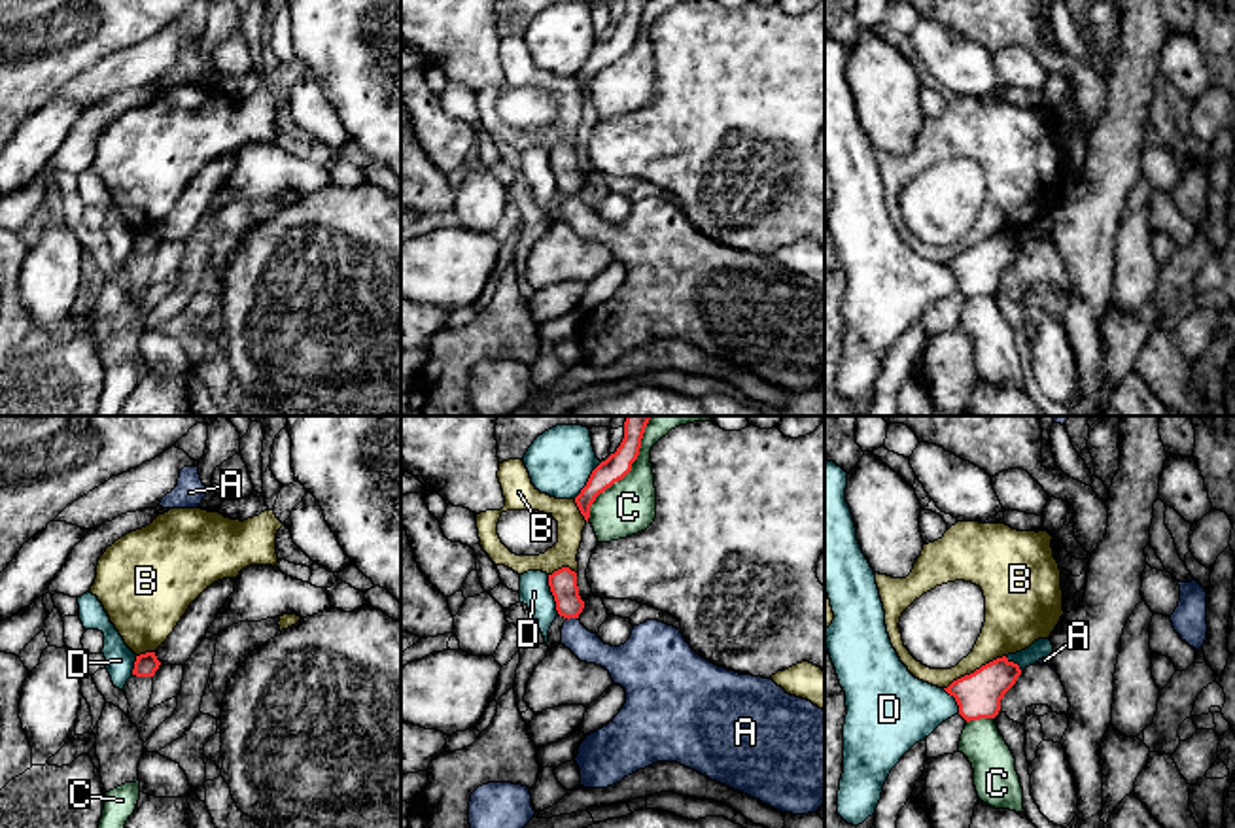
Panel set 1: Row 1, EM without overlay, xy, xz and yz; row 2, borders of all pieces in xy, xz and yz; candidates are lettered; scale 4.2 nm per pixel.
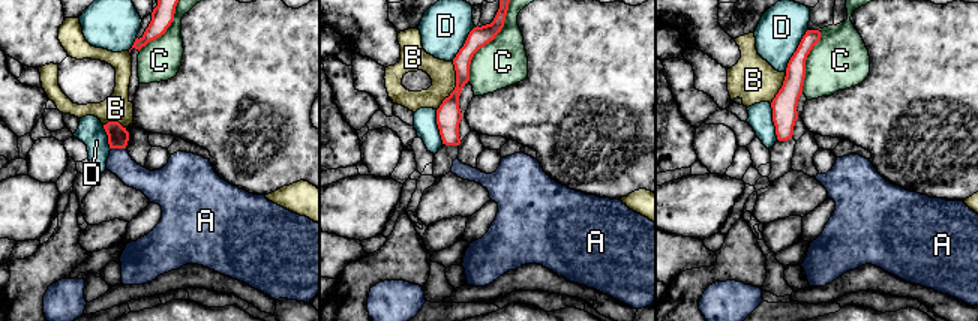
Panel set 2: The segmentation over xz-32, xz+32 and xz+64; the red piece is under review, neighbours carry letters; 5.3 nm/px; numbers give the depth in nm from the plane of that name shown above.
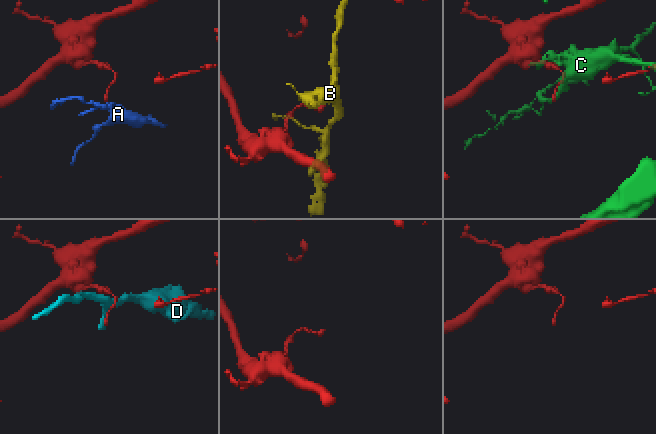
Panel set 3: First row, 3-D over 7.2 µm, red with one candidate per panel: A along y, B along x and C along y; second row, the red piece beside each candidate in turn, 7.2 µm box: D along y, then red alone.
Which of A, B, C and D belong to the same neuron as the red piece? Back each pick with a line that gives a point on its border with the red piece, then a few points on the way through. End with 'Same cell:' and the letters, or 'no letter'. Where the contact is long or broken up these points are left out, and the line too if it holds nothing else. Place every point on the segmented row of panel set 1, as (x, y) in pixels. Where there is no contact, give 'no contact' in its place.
Same cell: no letter

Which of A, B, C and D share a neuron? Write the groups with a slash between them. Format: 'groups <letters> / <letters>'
groups A / B / C / D

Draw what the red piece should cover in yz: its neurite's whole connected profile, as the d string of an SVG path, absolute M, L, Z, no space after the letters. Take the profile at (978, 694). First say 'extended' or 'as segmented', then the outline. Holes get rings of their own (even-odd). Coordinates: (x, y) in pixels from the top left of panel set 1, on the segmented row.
as segmented; M1002 656L953 681L944 690L955 698L959 715L966 722L995 718L1000 711L1000 699L1016 684L1019 675L1019 665Z

